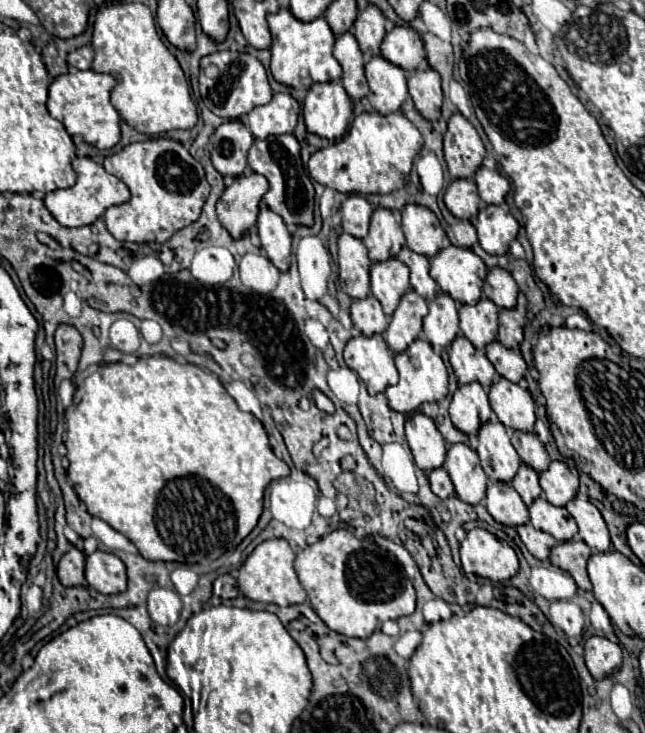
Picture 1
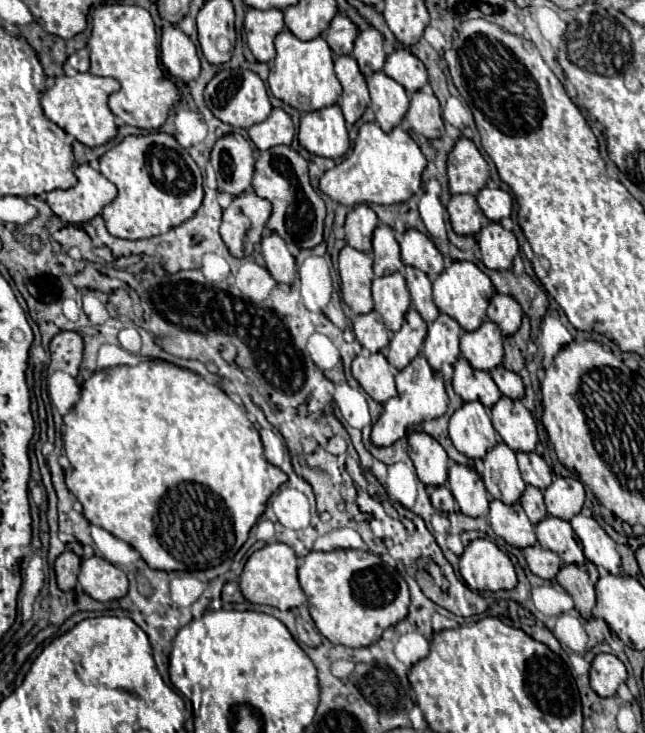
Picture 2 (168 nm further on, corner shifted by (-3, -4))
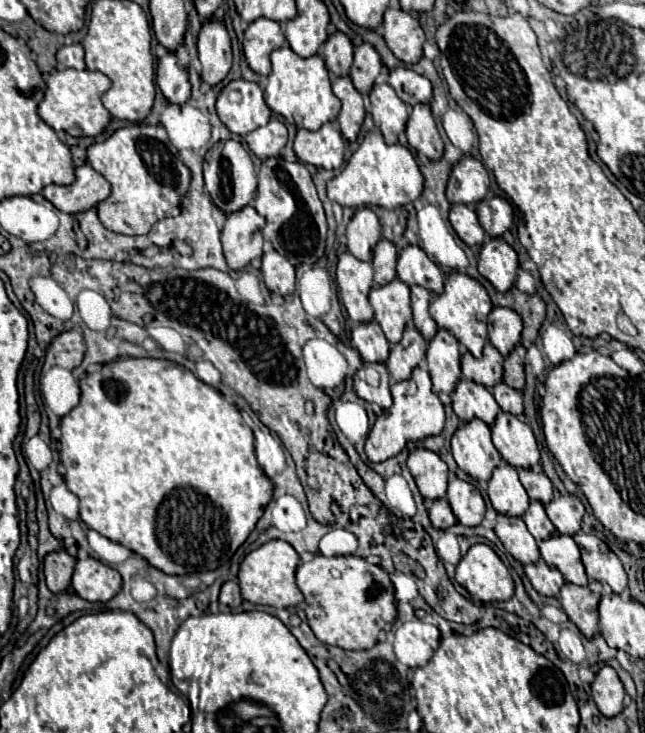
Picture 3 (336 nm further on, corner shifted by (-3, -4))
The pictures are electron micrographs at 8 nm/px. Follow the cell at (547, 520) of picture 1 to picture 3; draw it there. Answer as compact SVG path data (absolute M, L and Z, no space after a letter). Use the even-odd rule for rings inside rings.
M556 532L550 538L540 540L538 546L540 546L540 554L544 562L558 568L568 582L578 584L578 586L588 584L584 564L580 558L580 548L576 546L572 536Z

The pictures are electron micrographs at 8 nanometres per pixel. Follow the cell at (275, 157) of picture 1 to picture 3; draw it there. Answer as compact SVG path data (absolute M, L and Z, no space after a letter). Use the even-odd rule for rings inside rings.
M274 156L262 162L258 172L258 190L256 204L258 214L266 218L266 226L262 230L264 240L270 240L274 250L284 254L294 266L306 262L314 264L324 256L326 244L326 214L322 202L316 194L310 172L302 162L288 162L282 156Z

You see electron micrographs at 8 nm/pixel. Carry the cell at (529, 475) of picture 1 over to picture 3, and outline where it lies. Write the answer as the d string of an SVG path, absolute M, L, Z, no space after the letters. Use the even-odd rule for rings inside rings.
M532 500L532 502L530 502L530 506L528 506L528 510L524 512L522 518L524 518L528 530L532 532L532 536L534 536L536 540L544 540L544 538L552 536L554 530L556 530L556 528L552 526L550 518L548 518L546 512L544 512L544 504L538 502L538 500Z

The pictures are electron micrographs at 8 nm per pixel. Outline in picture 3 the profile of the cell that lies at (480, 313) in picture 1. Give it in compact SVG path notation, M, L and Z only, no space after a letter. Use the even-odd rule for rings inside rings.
M486 342L480 358L472 356L470 352L464 352L462 356L464 378L484 384L488 388L492 388L496 382L502 380L502 368L504 368L504 356L490 342Z

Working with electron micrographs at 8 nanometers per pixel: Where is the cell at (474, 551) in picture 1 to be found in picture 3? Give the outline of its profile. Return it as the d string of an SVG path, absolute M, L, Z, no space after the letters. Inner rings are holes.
M474 544L456 566L456 582L480 602L508 600L514 596L514 580L488 544Z

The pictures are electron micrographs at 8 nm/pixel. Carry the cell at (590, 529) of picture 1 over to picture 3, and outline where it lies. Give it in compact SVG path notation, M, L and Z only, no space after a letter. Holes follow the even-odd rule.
M586 532L574 534L574 542L582 552L586 574L592 580L608 584L616 594L622 594L628 586L628 578L620 558L608 548L608 544L598 536Z

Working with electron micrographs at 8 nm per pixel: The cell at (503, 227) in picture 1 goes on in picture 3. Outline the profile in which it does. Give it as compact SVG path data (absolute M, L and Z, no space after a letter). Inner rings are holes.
M492 238L480 248L478 272L500 292L512 288L518 270L518 254L502 238Z

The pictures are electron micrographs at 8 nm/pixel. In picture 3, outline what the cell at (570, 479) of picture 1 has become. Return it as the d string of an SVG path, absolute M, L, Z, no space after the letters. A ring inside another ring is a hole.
M556 494L546 504L546 514L560 534L574 536L576 532L580 532L580 522L584 516L584 504L574 494Z

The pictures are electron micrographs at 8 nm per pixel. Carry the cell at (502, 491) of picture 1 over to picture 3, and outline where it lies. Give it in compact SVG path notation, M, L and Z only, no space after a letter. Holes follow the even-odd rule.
M498 514L496 516L496 526L494 526L496 536L500 538L500 542L504 544L504 548L522 564L528 562L538 562L540 560L540 552L538 552L538 544L532 538L532 534L528 534L528 528L524 526L524 520L520 516L506 516L506 514Z

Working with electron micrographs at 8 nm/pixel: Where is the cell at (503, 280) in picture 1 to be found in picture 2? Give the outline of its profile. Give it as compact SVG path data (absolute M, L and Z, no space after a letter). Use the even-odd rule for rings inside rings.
M494 294L488 306L488 320L494 322L502 336L512 336L522 322L522 310L512 296Z

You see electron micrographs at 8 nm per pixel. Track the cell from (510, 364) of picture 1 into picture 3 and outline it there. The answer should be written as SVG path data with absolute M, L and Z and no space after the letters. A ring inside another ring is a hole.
M498 382L498 384L492 386L492 394L494 394L494 398L496 398L496 402L500 404L502 410L508 410L508 412L512 412L516 416L520 416L524 412L524 408L522 408L522 392L520 390L510 388L504 382Z

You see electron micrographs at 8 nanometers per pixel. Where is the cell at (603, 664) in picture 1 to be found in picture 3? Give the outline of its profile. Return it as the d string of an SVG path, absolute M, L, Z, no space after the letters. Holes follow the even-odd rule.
M608 664L596 674L592 682L592 698L604 716L616 716L622 712L622 698L624 698L624 684L618 678L616 670Z

